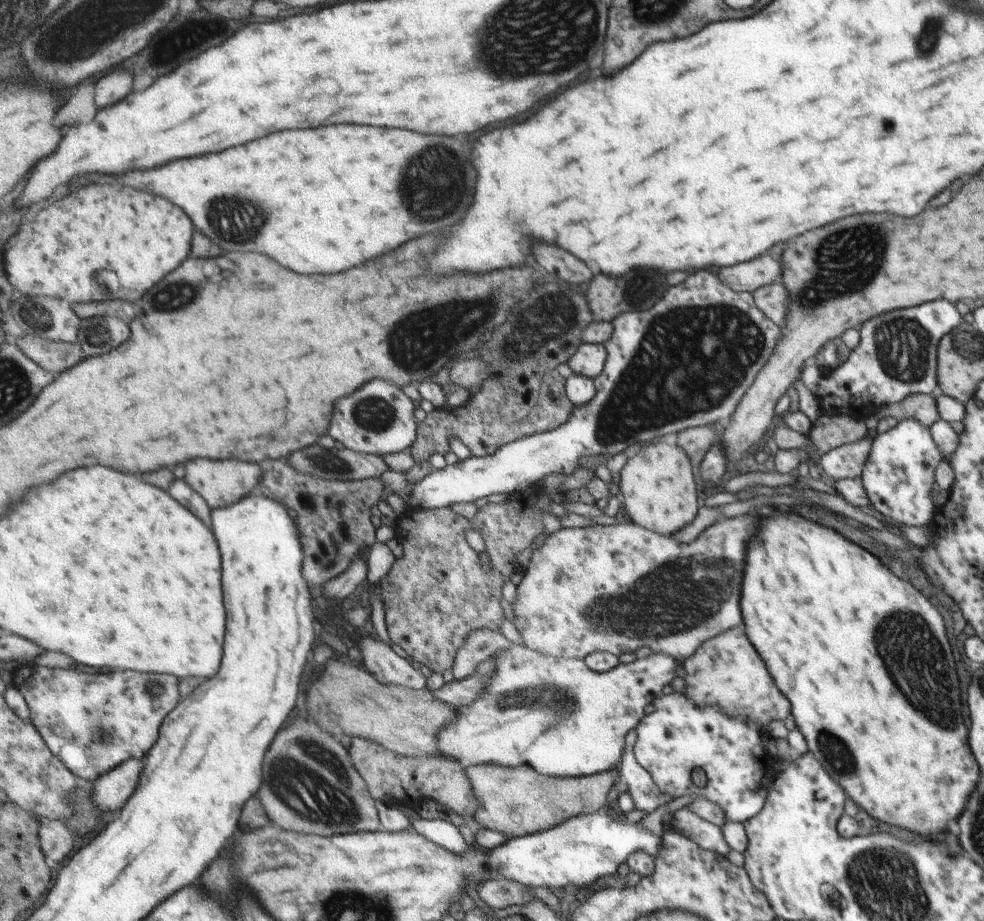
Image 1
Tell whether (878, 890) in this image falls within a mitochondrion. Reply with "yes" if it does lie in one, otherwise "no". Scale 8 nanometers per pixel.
yes

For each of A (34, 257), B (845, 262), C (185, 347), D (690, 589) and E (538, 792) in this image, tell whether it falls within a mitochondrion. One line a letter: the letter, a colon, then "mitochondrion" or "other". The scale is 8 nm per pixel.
A: other
B: mitochondrion
C: other
D: mitochondrion
E: other

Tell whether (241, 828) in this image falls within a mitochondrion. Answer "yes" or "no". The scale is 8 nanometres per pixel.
no

